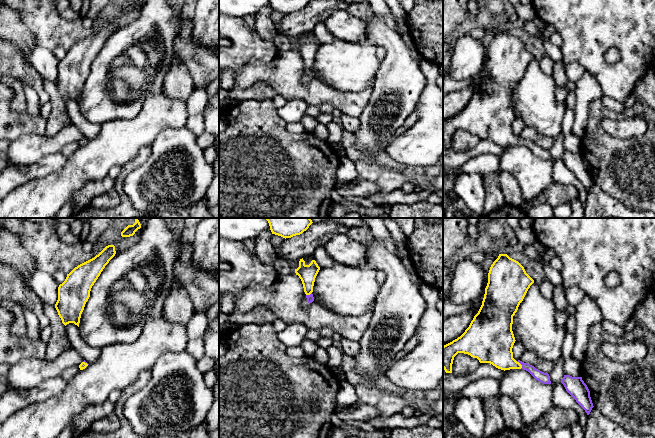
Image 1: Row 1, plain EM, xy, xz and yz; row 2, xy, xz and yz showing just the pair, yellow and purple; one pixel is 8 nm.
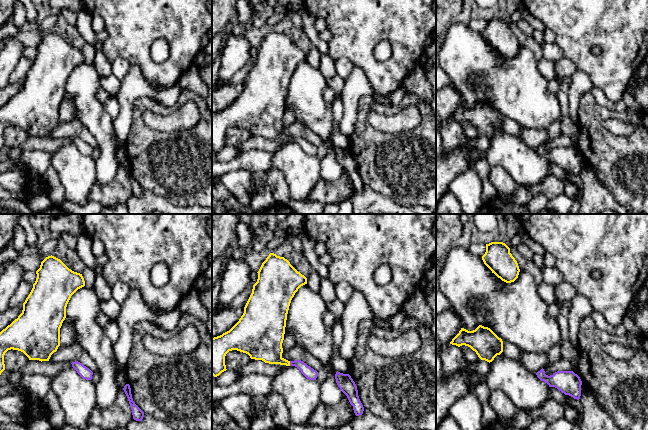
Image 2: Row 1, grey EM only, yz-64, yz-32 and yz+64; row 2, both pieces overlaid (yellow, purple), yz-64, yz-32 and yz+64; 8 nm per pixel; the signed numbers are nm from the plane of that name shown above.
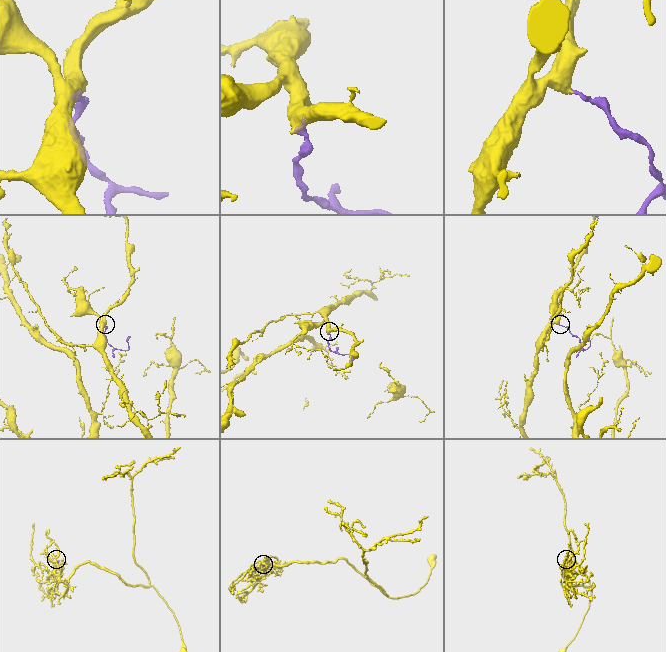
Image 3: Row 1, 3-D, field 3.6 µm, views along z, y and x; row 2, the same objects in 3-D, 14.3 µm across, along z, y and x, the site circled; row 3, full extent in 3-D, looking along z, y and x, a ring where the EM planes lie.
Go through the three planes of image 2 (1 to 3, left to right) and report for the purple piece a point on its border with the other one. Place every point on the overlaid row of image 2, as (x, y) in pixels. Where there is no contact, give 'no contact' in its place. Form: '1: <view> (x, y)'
1: no contact
2: yz-32 (289, 363)
3: no contact

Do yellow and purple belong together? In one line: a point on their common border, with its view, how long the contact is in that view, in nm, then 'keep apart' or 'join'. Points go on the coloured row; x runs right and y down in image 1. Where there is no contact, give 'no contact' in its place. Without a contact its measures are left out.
yz (520, 364) | 80 nm | join

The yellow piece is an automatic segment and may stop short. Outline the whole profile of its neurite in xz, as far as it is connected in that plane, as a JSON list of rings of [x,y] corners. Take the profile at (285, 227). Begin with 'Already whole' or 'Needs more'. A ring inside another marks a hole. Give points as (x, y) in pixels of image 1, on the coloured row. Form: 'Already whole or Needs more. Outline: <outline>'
Already whole. Outline: [[[265,218],[272,234],[291,238],[302,234],[313,223],[310,218]]]

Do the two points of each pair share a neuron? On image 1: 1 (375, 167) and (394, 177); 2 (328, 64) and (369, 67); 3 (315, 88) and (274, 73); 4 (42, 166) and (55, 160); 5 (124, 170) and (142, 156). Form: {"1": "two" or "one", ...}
{"1": "one", "2": "one", "3": "one", "4": "one", "5": "one"}

